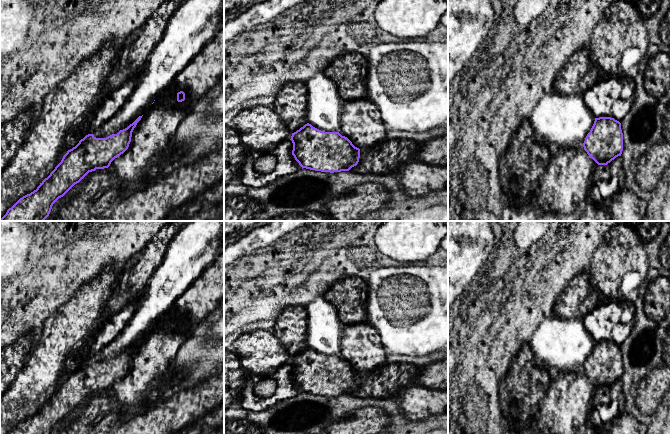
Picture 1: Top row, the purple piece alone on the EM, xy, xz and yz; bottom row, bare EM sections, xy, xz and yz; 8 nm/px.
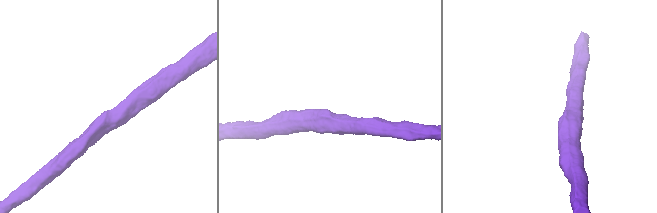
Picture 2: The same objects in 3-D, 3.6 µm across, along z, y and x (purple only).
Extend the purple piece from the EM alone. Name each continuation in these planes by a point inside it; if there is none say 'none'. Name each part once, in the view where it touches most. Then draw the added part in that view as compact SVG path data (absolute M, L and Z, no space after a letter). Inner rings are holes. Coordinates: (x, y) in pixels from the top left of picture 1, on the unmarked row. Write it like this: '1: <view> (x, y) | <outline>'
none

